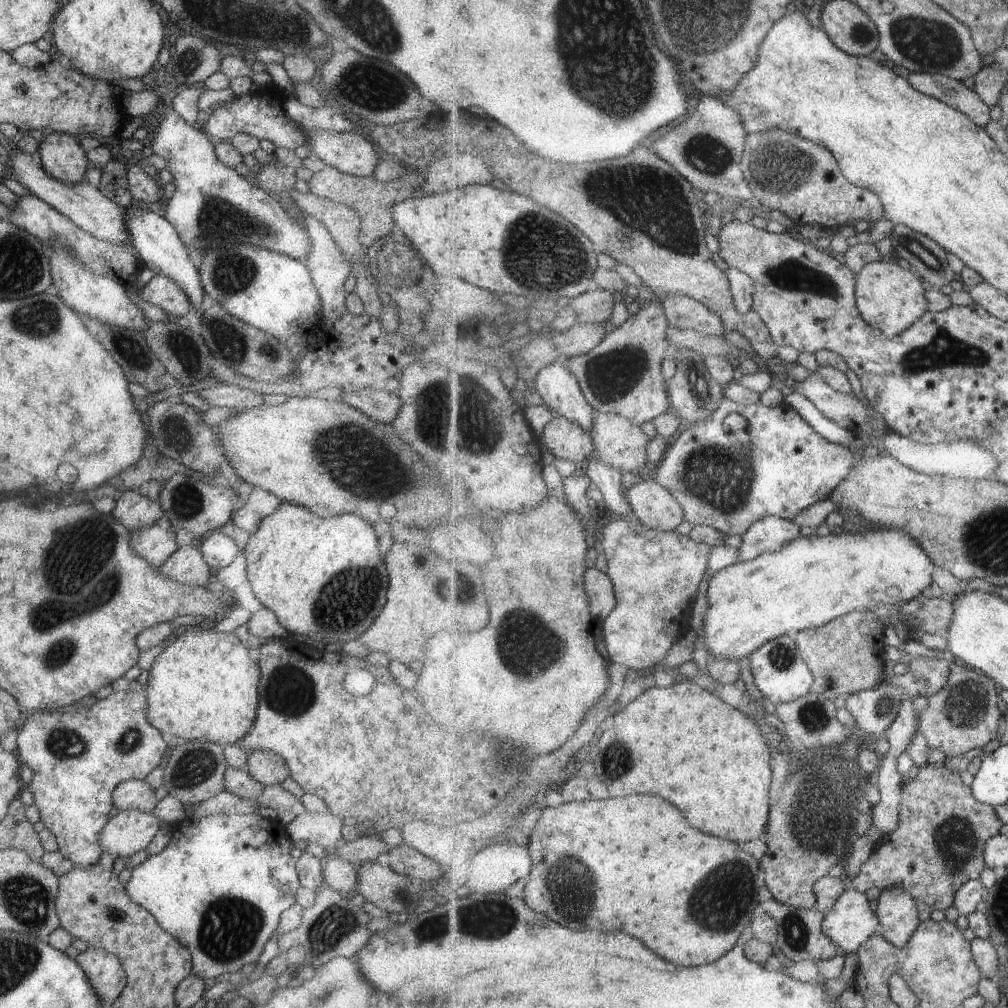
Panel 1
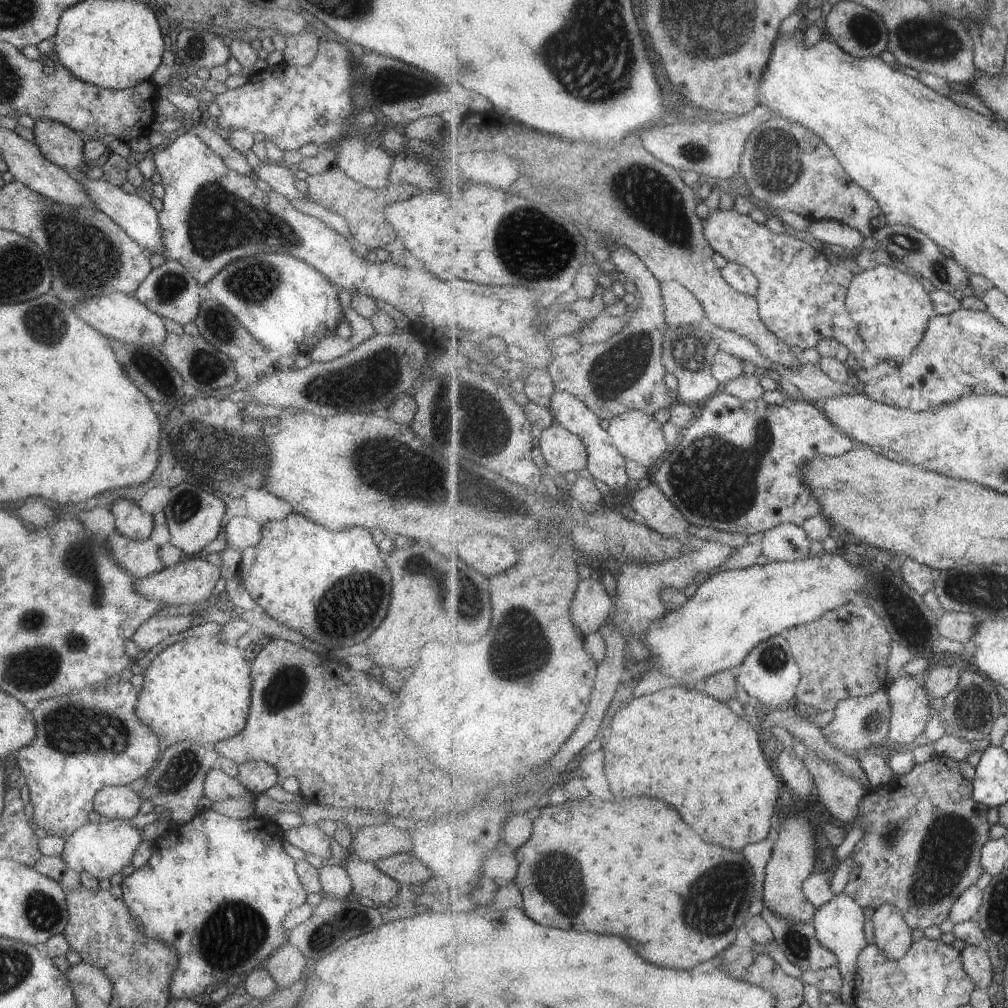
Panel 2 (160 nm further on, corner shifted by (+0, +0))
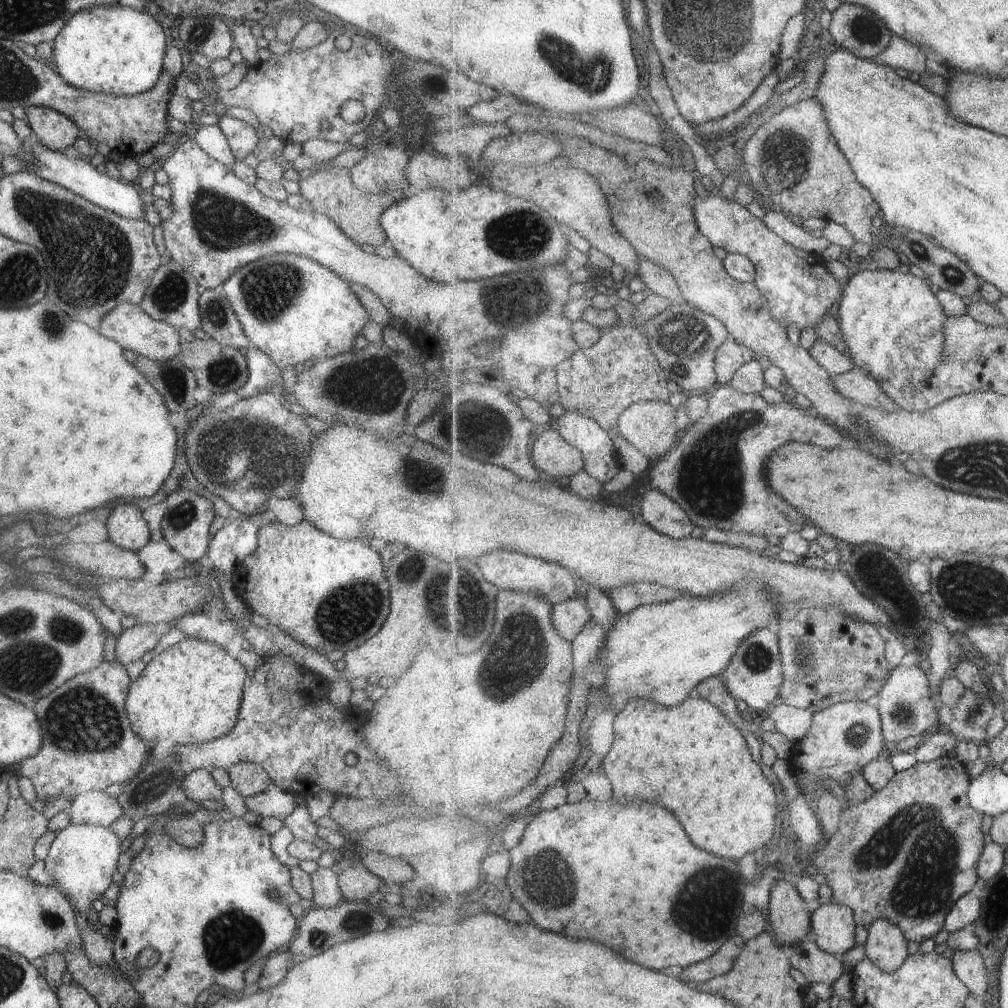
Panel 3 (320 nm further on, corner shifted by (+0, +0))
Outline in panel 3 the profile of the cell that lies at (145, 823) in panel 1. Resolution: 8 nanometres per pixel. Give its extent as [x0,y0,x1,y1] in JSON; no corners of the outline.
[43,824,119,915]

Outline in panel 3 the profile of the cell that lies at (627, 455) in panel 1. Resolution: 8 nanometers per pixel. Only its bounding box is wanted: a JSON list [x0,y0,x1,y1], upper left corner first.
[617,400,682,463]

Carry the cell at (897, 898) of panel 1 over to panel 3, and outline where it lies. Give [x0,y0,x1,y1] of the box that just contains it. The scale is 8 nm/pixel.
[866,919,910,974]

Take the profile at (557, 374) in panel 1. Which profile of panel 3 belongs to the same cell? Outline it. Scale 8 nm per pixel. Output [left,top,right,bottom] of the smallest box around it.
[553,412,623,483]

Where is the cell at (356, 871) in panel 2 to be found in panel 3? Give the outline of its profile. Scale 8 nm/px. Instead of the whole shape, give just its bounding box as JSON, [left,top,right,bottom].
[338,862,382,902]

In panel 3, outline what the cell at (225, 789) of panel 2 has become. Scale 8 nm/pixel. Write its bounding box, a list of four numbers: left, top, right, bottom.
[180,769,222,803]

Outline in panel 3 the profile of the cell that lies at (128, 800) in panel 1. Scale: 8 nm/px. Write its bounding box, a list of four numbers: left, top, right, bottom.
[66,791,121,827]

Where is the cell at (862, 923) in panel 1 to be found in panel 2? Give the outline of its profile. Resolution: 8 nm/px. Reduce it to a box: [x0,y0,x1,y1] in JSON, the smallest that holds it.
[813,893,868,1006]

